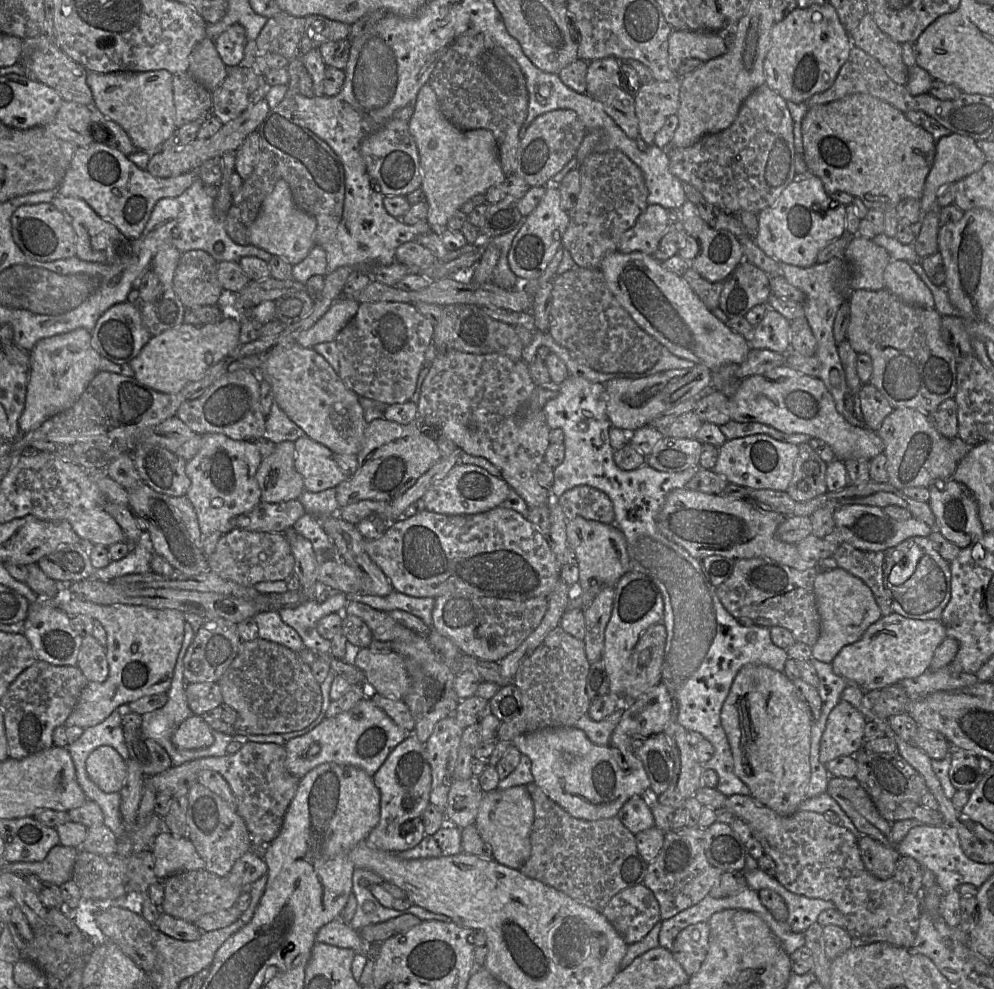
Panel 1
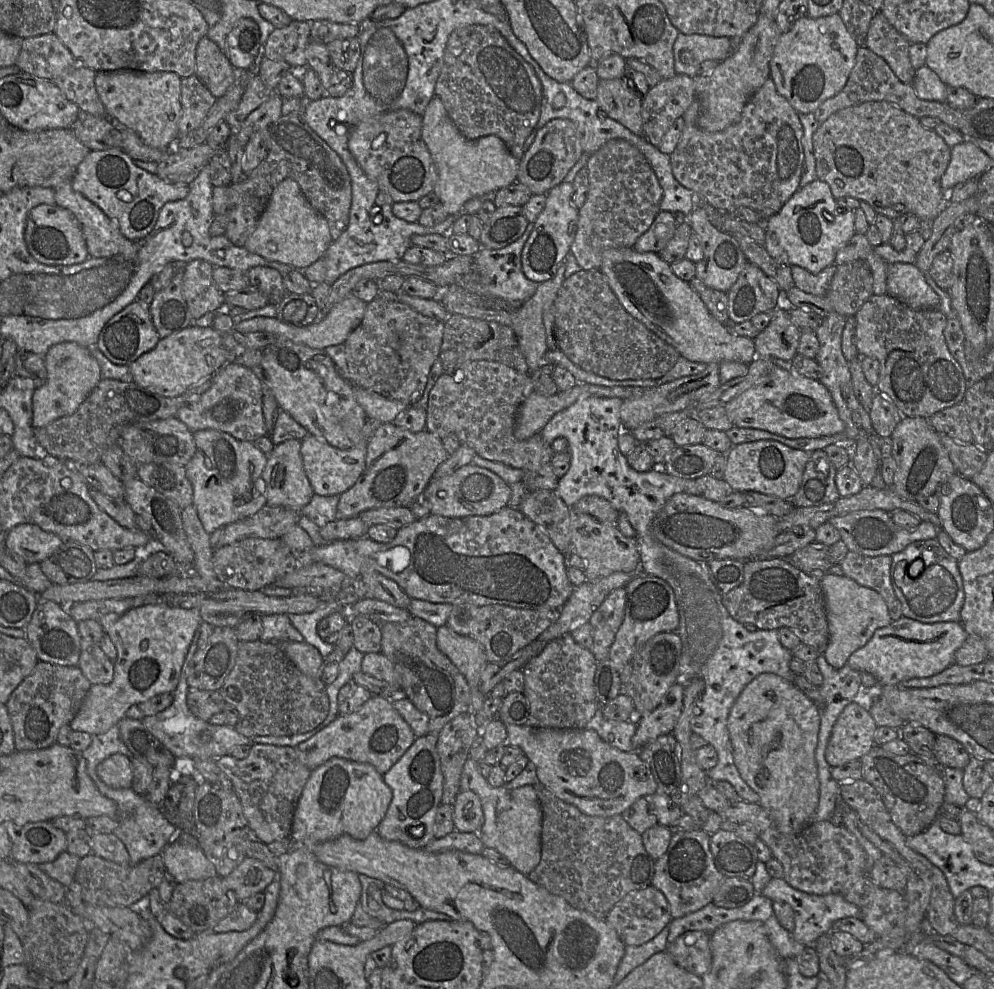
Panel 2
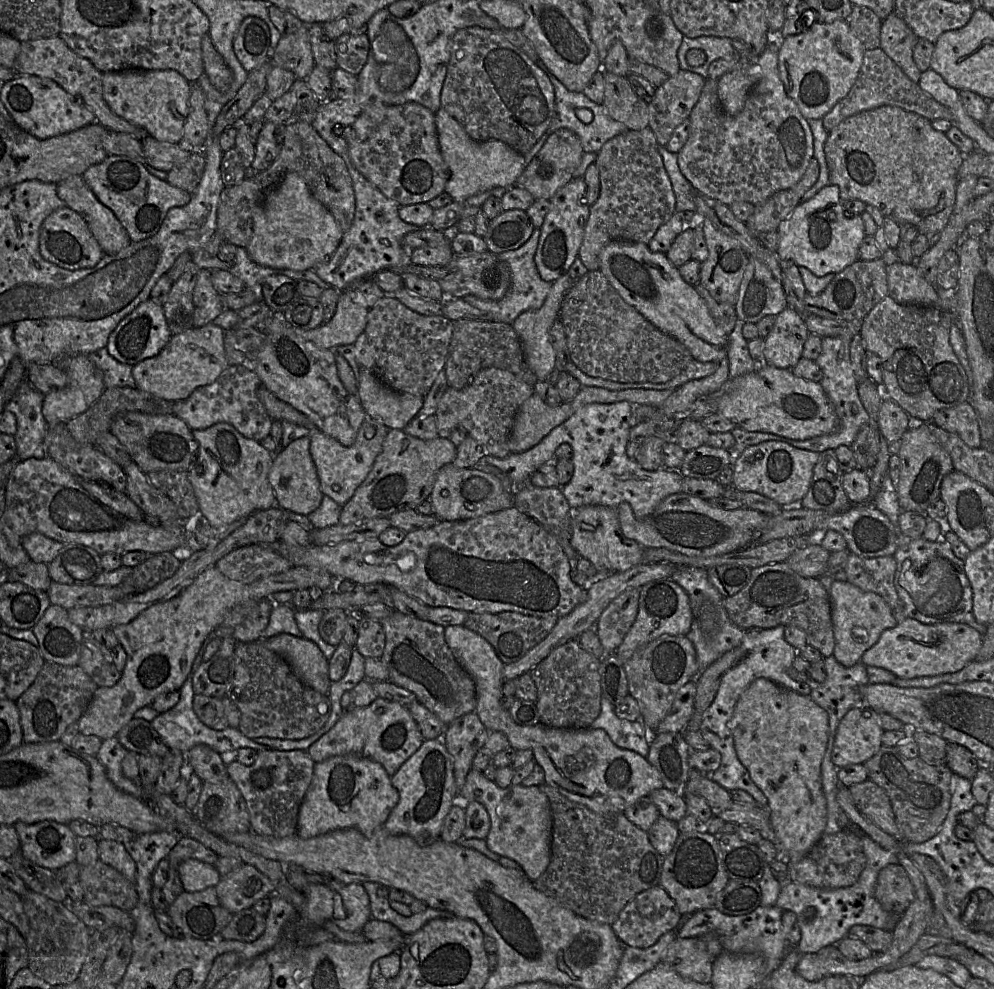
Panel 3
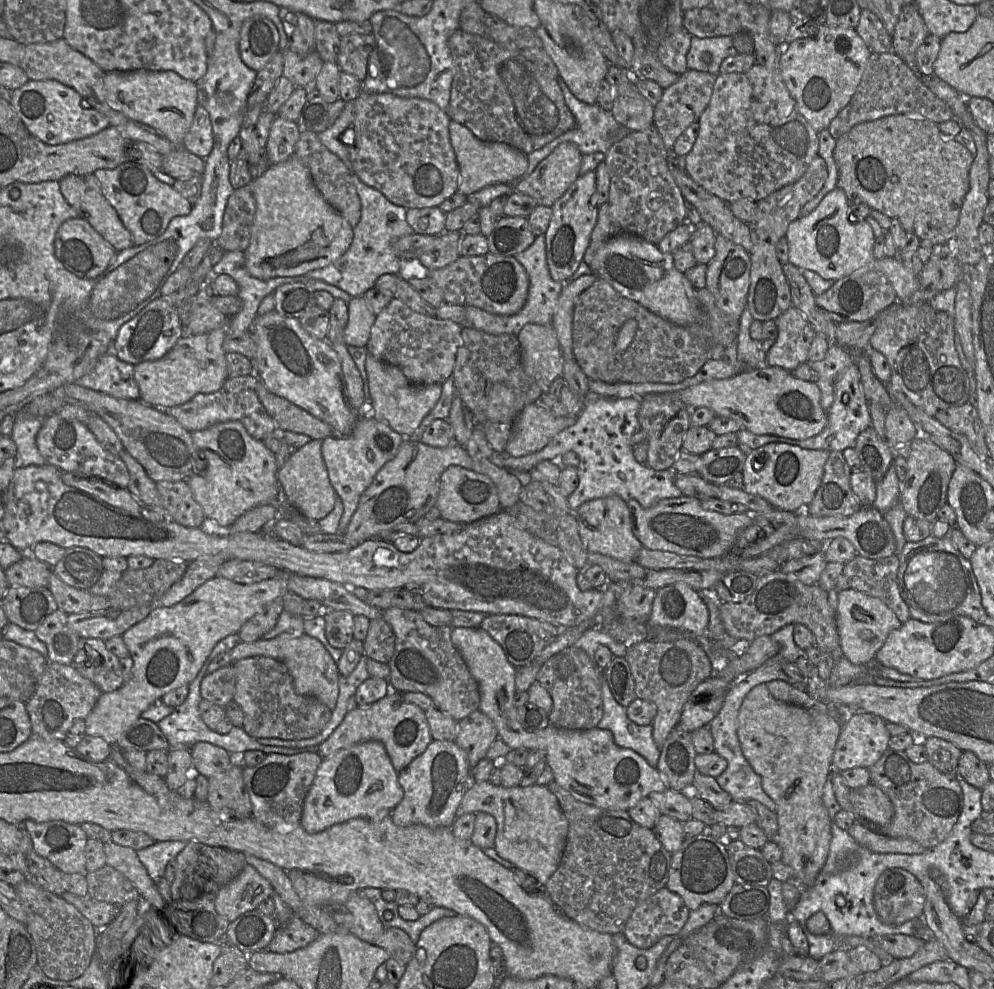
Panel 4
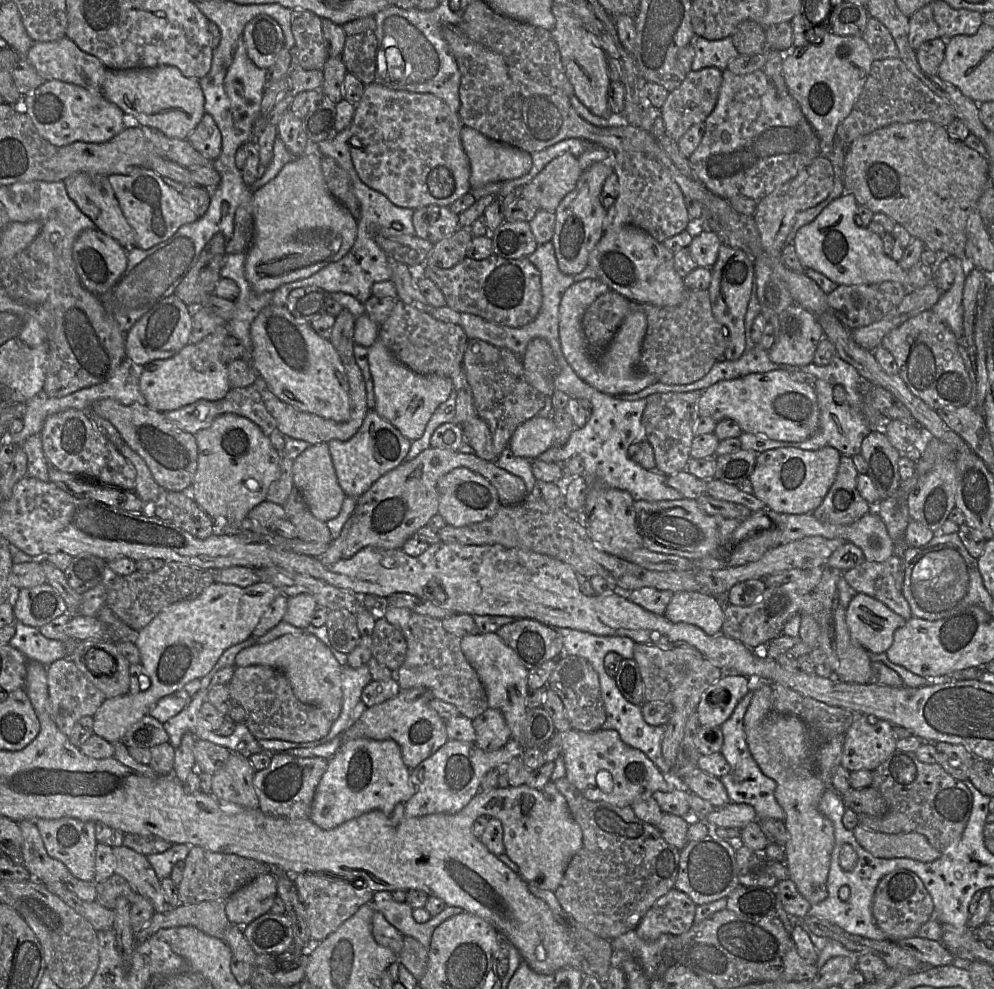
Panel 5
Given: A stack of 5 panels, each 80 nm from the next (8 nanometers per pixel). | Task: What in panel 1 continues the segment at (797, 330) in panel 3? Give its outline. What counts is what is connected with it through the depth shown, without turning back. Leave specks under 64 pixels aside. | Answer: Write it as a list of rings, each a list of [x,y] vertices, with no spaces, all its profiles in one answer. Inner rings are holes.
[[[768,309],[763,320],[754,328],[751,348],[789,354],[790,324],[791,322],[779,312]]]

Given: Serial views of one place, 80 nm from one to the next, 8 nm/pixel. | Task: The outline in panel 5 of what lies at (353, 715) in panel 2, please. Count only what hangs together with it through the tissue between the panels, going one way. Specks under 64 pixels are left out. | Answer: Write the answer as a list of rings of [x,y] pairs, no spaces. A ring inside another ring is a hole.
[[[424,687],[401,690],[393,698],[367,707],[361,716],[341,734],[342,743],[361,737],[374,740],[392,739],[401,748],[404,764],[413,769],[449,740],[446,720],[429,704],[432,698],[435,697]]]

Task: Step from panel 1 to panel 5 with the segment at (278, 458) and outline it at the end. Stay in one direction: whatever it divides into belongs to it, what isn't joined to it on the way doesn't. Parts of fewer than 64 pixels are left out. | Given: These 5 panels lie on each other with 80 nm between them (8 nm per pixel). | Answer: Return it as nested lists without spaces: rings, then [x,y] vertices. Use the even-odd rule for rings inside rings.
[[[327,443],[309,446],[293,461],[293,481],[311,513],[319,520],[327,522],[336,518],[347,497],[339,485]]]

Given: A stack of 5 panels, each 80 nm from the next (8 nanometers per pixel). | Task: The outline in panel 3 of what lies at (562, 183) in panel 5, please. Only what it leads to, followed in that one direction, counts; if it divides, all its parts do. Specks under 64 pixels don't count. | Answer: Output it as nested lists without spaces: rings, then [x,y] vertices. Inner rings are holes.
[[[558,129],[549,135],[542,148],[526,165],[516,186],[529,191],[535,200],[550,200],[561,187],[573,179],[573,174],[581,164],[584,153],[579,137],[572,130]]]

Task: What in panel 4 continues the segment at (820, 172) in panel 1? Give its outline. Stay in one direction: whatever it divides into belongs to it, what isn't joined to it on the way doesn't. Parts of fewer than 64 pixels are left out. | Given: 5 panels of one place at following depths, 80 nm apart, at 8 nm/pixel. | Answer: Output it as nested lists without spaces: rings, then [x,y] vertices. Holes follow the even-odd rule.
[[[905,114],[890,115],[874,121],[860,123],[837,139],[833,156],[838,169],[838,187],[845,192],[850,203],[865,203],[870,208],[882,212],[891,219],[898,220],[906,232],[917,235],[921,240],[928,241],[935,247],[949,246],[953,248],[953,240],[962,205],[970,187],[969,171],[974,155],[961,143],[942,133],[937,123],[922,116],[908,116]]]

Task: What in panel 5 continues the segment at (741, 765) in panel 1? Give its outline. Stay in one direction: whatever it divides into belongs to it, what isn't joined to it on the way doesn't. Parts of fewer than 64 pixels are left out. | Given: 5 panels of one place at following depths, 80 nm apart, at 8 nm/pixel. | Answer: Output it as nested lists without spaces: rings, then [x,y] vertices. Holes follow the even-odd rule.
[[[767,682],[759,683],[753,693],[744,715],[744,730],[754,760],[763,774],[777,784],[775,798],[785,812],[784,824],[789,833],[789,839],[783,848],[790,879],[811,905],[818,904],[828,896],[826,883],[835,844],[833,823],[820,812],[818,805],[824,791],[831,786],[835,768],[841,763],[845,735],[838,735],[829,741],[816,740],[816,734],[810,731],[801,719],[793,715],[779,713],[773,708],[772,688],[771,684]]]

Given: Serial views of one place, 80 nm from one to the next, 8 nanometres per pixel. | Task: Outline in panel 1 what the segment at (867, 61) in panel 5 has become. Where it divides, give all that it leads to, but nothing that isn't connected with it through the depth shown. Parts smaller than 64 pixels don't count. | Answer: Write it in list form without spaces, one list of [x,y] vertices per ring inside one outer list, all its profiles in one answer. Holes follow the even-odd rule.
[[[831,3],[797,7],[771,31],[771,46],[764,60],[765,84],[786,101],[807,102],[817,93],[830,88],[853,43]]]

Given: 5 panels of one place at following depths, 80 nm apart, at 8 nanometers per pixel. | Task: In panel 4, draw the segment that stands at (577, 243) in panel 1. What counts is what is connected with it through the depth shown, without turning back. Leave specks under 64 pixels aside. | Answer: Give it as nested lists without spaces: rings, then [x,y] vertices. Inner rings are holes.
[[[652,124],[642,131],[631,131],[611,145],[604,163],[610,177],[607,202],[598,208],[598,218],[591,233],[583,261],[591,265],[597,250],[619,234],[636,235],[658,245],[671,231],[685,224],[686,200],[669,170],[669,151],[657,127]]]

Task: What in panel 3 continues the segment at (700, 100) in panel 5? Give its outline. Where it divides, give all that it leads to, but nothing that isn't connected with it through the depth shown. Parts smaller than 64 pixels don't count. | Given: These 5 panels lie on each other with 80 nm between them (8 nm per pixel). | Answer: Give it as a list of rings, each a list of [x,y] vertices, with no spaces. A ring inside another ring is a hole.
[[[680,70],[676,75],[669,77],[662,85],[656,88],[654,97],[648,103],[649,125],[661,146],[666,146],[674,130],[689,118],[690,113],[699,100],[706,83],[703,76],[685,70]]]

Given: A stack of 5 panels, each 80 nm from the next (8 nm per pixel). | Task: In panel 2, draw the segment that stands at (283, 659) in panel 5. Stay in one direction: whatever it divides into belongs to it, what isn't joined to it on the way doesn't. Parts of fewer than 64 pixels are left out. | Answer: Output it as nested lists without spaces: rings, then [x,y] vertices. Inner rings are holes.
[[[284,640],[277,645],[302,673],[320,679],[323,656],[317,648],[306,641]]]

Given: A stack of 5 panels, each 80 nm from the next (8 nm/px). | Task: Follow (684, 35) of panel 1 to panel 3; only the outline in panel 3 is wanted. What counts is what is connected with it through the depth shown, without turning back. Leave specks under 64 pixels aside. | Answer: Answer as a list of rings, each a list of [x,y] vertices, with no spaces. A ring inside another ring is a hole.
[[[684,36],[677,55],[681,70],[699,74],[704,78],[708,78],[708,67],[714,60],[720,58],[731,59],[739,56],[731,44],[731,38],[715,36],[697,38]],[[691,49],[699,49],[705,53],[706,59],[703,65],[691,66],[688,64],[686,55]]]

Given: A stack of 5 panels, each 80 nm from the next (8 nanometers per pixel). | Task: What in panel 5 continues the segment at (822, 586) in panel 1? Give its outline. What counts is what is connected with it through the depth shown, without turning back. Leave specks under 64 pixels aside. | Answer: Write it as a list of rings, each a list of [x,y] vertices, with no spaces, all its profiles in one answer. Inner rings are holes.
[[[863,593],[854,596],[845,617],[851,637],[873,653],[886,652],[895,631],[907,622],[884,603]]]

